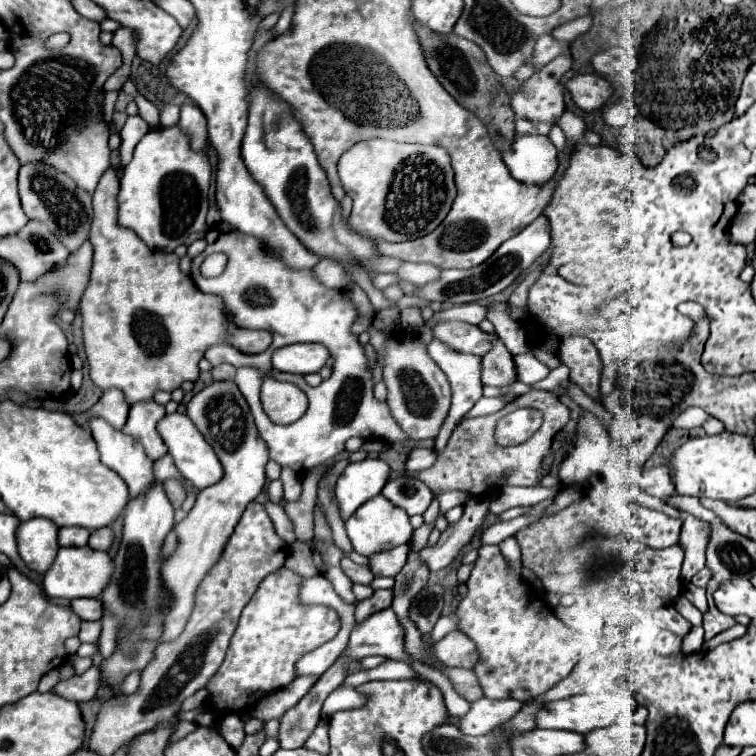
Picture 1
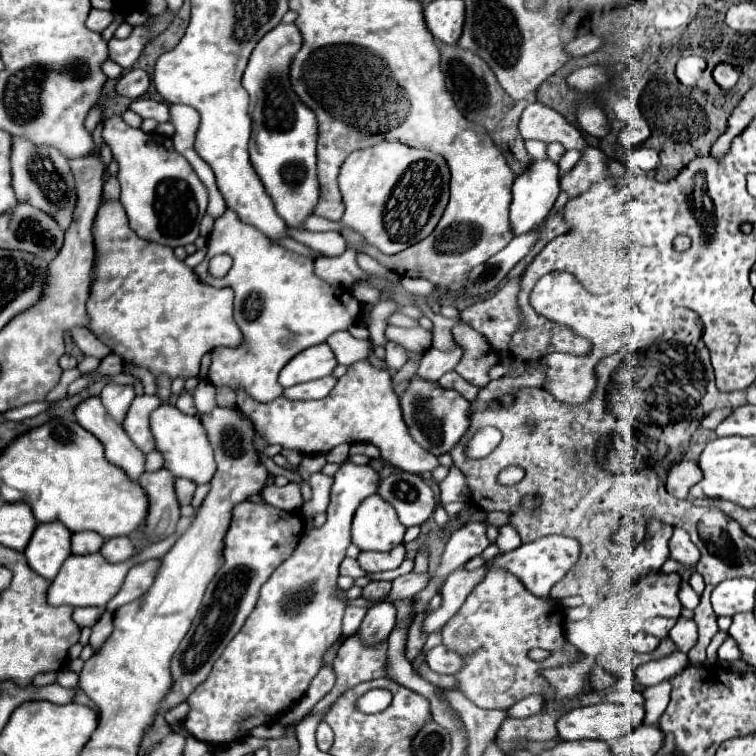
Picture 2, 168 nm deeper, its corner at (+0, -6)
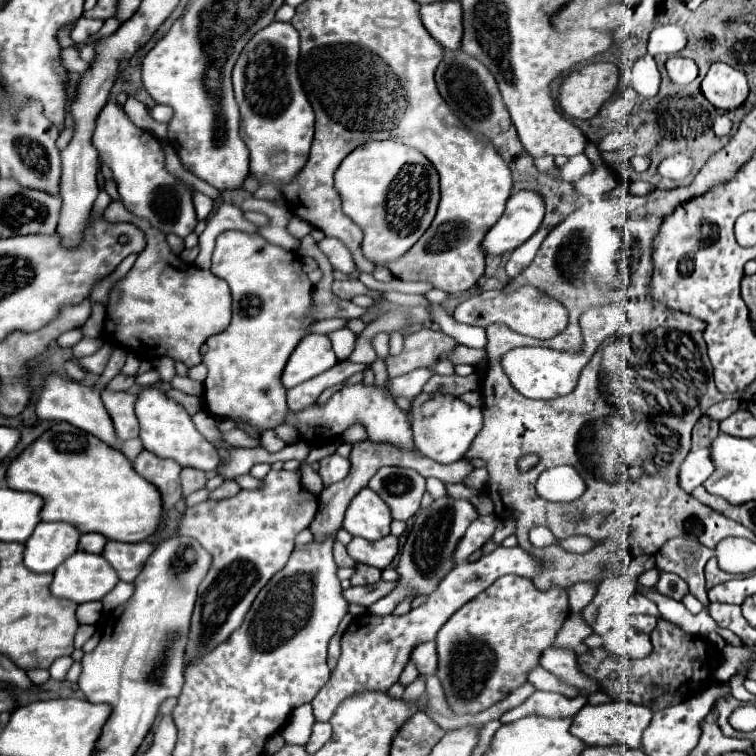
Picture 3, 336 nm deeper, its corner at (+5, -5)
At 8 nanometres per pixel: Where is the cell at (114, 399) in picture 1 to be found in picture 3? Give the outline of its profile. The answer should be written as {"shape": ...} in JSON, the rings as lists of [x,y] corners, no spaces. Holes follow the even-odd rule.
{"shape":[[[119,373],[119,375],[115,375],[111,379],[111,383],[107,385],[107,389],[111,389],[111,391],[127,391],[133,383],[135,383],[135,377],[125,377],[123,373]]]}

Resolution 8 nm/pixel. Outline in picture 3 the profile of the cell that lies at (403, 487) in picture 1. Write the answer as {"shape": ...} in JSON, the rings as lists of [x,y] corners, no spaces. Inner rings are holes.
{"shape":[[[381,467],[367,485],[391,509],[391,517],[399,521],[411,519],[425,493],[425,477],[407,467]]]}

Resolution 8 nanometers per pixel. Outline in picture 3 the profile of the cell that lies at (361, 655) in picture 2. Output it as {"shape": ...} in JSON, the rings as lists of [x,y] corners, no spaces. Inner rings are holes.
{"shape":[[[501,545],[493,553],[483,555],[475,563],[463,561],[463,563],[455,565],[447,573],[447,577],[439,583],[437,591],[421,607],[411,609],[407,615],[401,615],[401,617],[395,617],[395,615],[375,617],[371,613],[357,615],[351,621],[351,625],[347,627],[347,631],[343,633],[341,657],[337,661],[335,671],[331,671],[331,679],[327,681],[327,685],[323,685],[323,689],[311,701],[315,719],[329,721],[331,715],[335,713],[335,709],[347,697],[351,697],[359,691],[387,691],[391,685],[395,685],[399,681],[403,667],[409,661],[411,649],[419,643],[435,639],[437,631],[457,609],[461,609],[467,601],[471,601],[473,597],[483,593],[495,579],[499,579],[507,573],[533,579],[541,567],[543,567],[543,563],[537,561],[527,551],[523,551],[519,545],[511,547],[511,549]]]}

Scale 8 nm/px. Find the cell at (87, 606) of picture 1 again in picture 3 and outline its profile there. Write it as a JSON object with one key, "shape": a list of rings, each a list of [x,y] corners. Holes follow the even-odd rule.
{"shape":[[[91,601],[91,603],[83,603],[77,607],[77,621],[79,623],[89,623],[95,625],[101,617],[101,601]]]}

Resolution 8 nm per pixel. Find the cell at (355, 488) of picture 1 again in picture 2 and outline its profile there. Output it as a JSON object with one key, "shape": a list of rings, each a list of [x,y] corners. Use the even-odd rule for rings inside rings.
{"shape":[[[350,460],[334,474],[334,486],[330,494],[330,506],[326,510],[328,522],[312,532],[306,532],[294,554],[282,562],[280,568],[268,578],[260,590],[260,598],[248,616],[242,630],[232,638],[222,656],[216,660],[210,676],[202,682],[188,698],[190,712],[184,720],[184,728],[202,742],[208,744],[230,744],[236,738],[248,736],[254,726],[276,720],[284,710],[288,710],[302,694],[308,690],[312,678],[322,668],[322,654],[342,636],[342,614],[344,604],[336,596],[338,566],[344,560],[346,548],[350,546],[350,524],[360,502],[376,494],[380,486],[380,474],[372,466],[356,466]]]}

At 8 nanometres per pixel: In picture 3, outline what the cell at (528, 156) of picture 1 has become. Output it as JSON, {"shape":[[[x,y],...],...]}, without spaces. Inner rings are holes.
{"shape":[[[533,191],[513,193],[507,201],[505,213],[495,223],[495,227],[485,235],[481,249],[489,257],[517,249],[541,227],[543,215],[545,205],[537,193]]]}

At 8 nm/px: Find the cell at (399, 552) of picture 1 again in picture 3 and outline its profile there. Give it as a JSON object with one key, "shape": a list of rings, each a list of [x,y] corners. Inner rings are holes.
{"shape":[[[387,535],[379,541],[367,541],[367,539],[359,539],[353,537],[351,543],[347,545],[347,553],[357,561],[357,563],[365,563],[365,565],[373,565],[377,569],[385,569],[393,557],[397,555],[397,537],[395,535]]]}

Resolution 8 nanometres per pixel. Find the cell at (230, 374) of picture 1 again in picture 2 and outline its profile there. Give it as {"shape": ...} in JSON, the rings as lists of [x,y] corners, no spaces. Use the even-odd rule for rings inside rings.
{"shape":[[[217,388],[219,394],[216,394],[216,401],[219,406],[235,406],[236,404],[236,393],[228,388]]]}

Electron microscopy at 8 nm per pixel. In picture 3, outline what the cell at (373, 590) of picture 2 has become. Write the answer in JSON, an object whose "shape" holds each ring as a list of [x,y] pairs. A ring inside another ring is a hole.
{"shape":[[[355,565],[355,573],[351,577],[351,585],[365,585],[365,583],[377,583],[381,579],[381,571],[369,565]]]}

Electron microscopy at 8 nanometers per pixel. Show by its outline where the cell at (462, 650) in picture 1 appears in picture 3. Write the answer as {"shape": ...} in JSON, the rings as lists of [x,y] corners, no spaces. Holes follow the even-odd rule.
{"shape":[[[427,641],[427,643],[419,643],[409,657],[417,671],[423,675],[433,675],[437,671],[437,651],[435,651],[435,641]]]}

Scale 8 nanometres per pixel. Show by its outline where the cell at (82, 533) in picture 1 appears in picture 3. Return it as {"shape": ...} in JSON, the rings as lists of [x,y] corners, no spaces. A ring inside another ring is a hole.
{"shape":[[[85,533],[79,539],[79,549],[87,551],[87,553],[101,553],[103,545],[107,543],[107,539],[99,533]]]}

